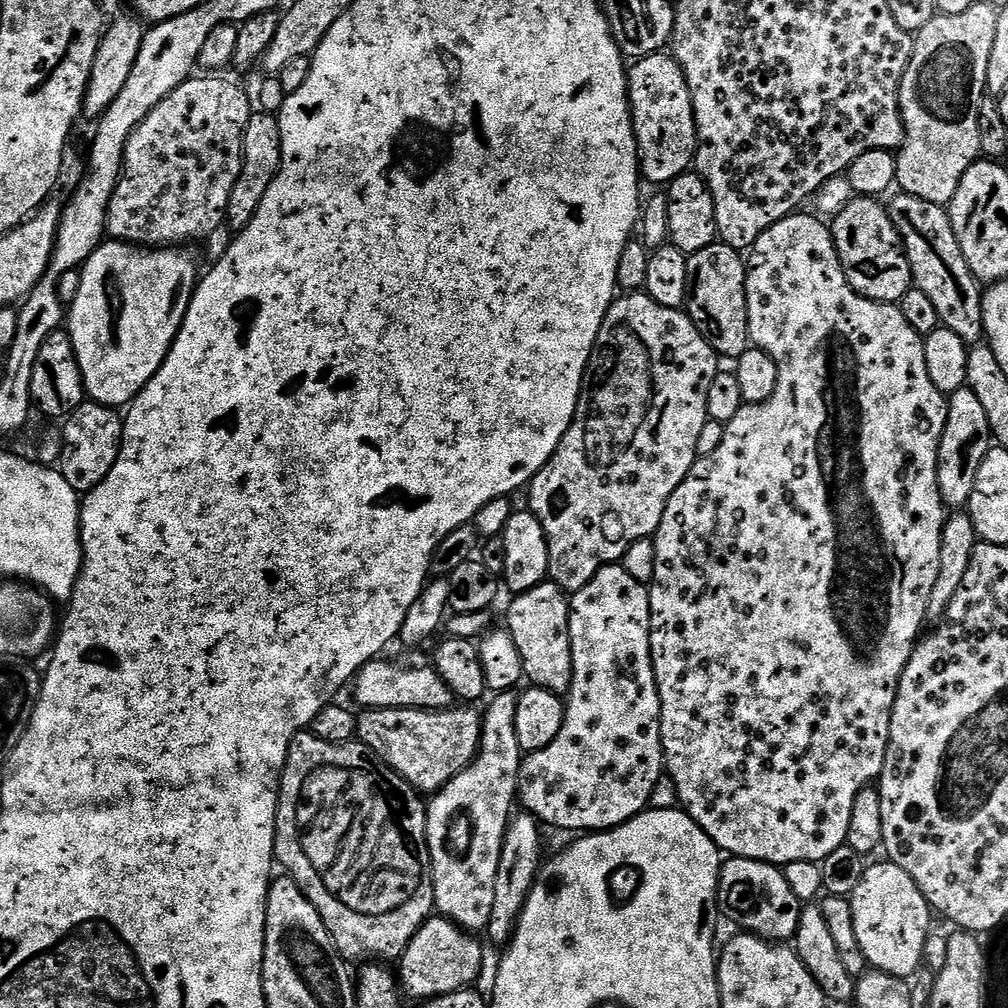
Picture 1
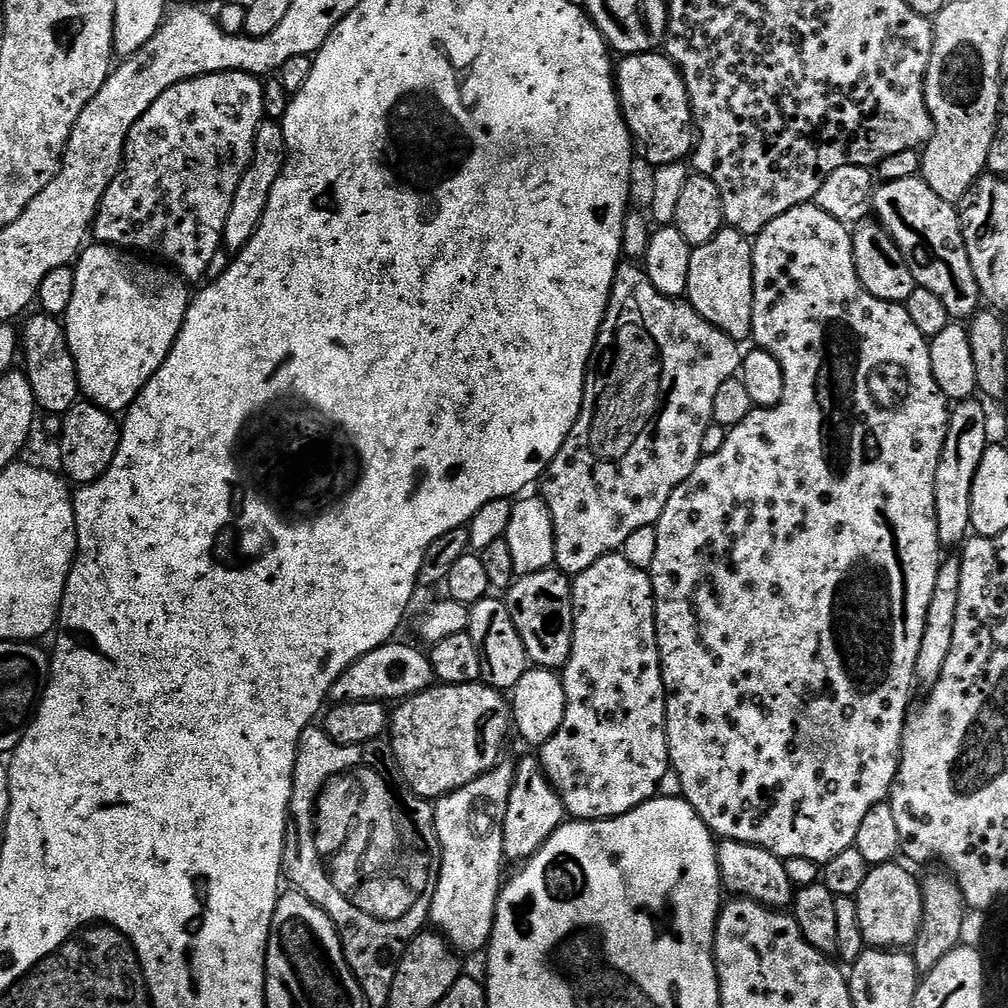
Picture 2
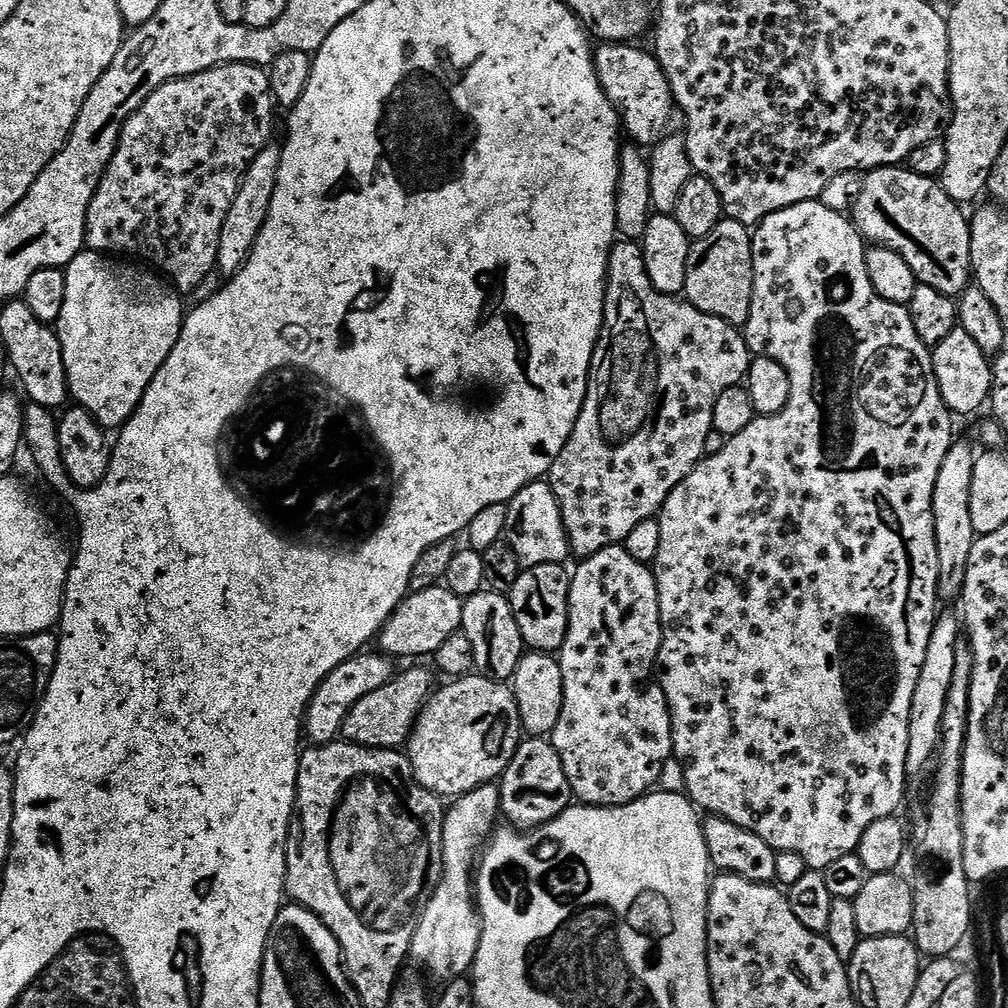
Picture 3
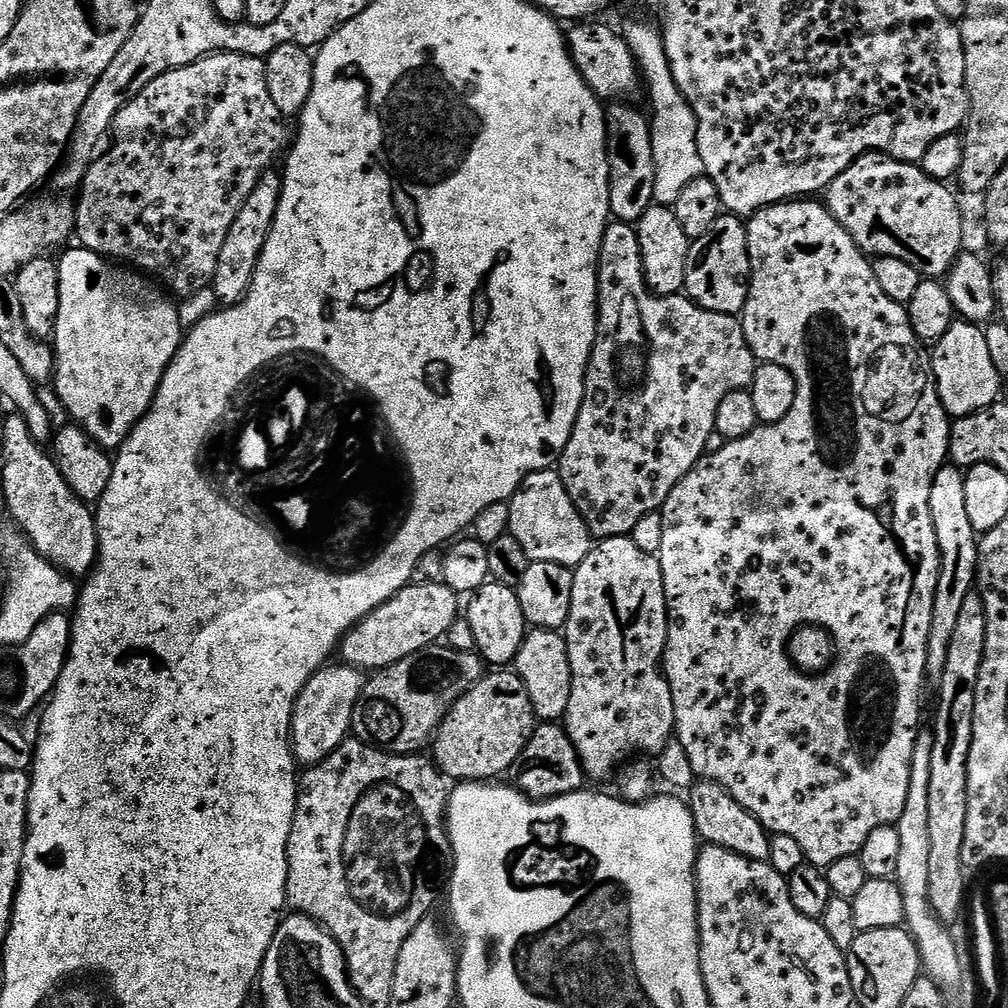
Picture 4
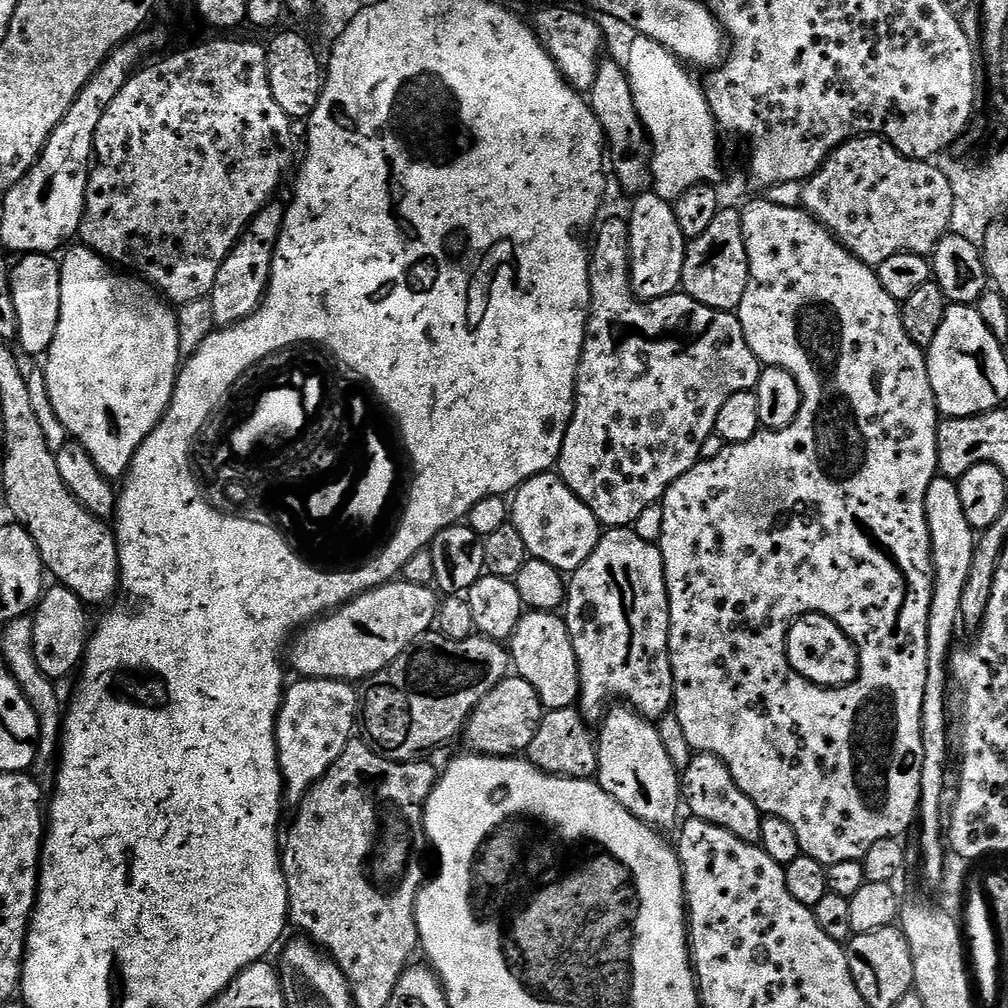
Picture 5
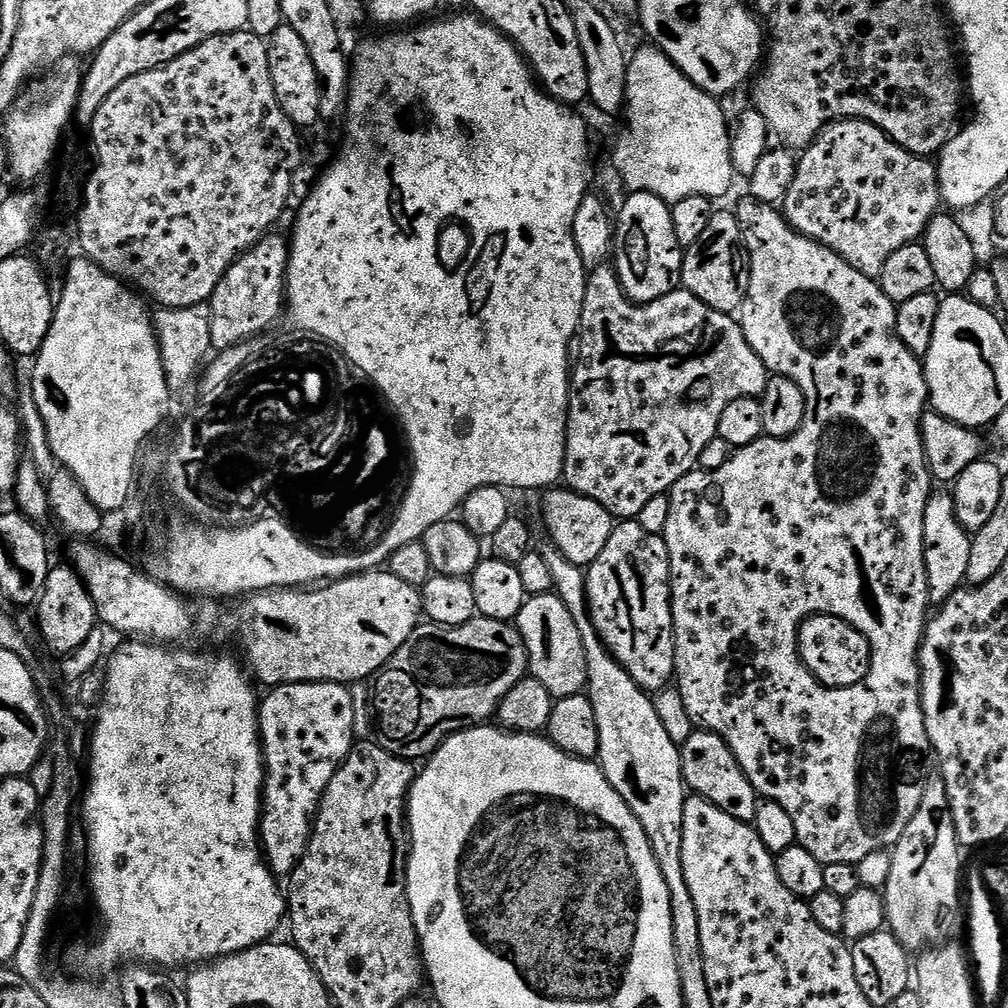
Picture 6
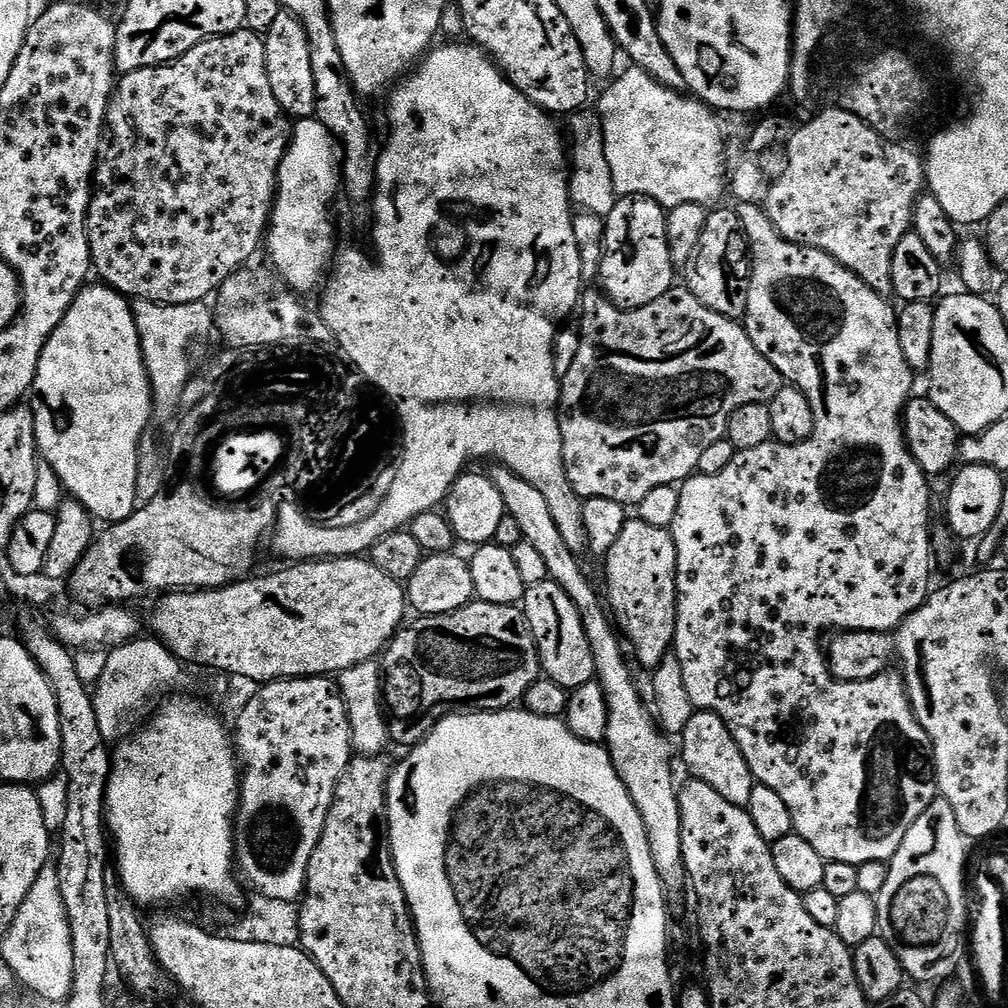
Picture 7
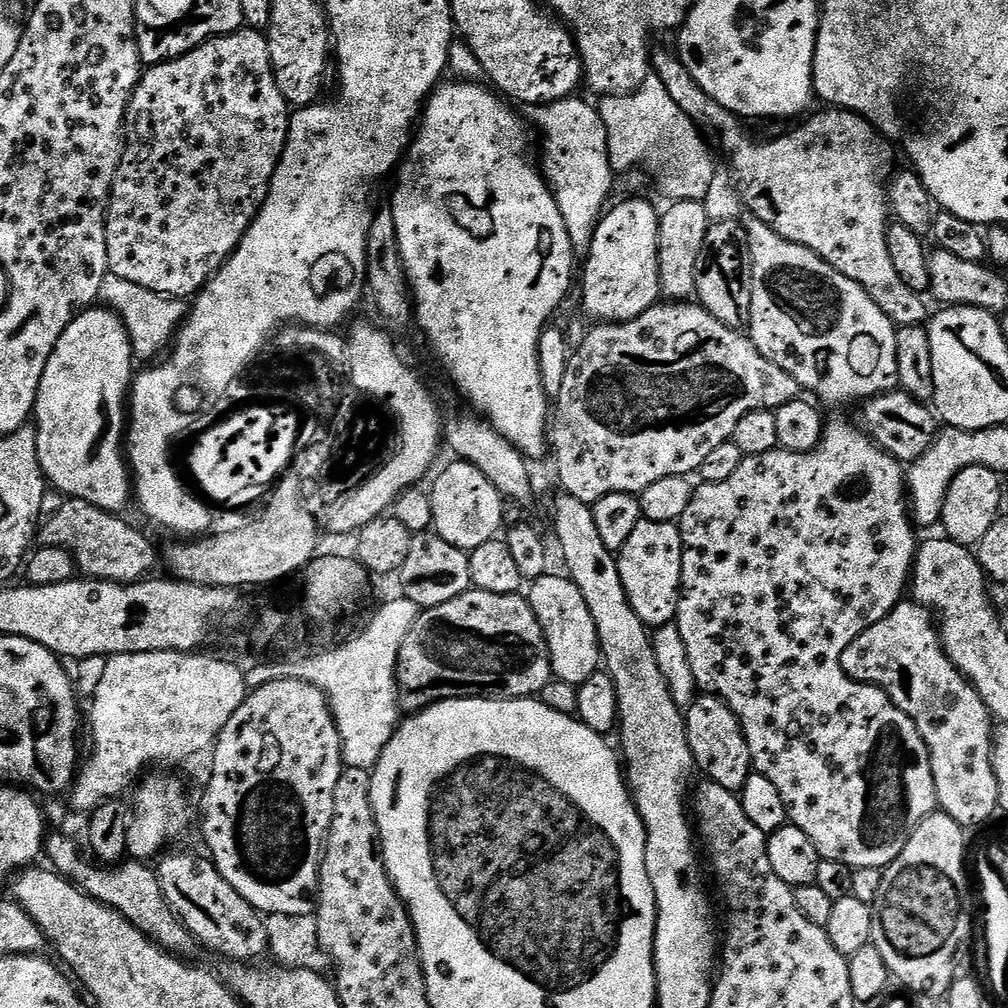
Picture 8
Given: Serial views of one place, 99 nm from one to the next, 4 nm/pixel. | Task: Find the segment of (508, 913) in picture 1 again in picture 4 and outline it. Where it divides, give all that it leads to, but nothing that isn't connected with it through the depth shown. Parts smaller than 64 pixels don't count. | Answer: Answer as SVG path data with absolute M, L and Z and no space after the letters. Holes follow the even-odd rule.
M556 722L537 723L532 737L526 742L522 754L516 759L514 773L516 780L514 786L527 799L553 800L571 792L579 792L585 787L586 777L584 767L580 765L574 744L565 734L563 727Z

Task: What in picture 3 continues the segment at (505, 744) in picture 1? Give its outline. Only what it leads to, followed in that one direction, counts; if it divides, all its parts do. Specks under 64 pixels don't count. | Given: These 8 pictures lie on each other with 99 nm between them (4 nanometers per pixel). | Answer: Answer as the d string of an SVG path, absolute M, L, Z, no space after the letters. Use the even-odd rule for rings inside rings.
M495 783L483 784L465 796L455 797L447 805L442 834L444 875L428 897L428 904L420 916L420 926L412 939L410 953L411 959L416 959L429 977L432 975L441 982L467 977L476 960L482 930L480 910L474 895L474 873L486 841L497 827L496 819L499 821L501 816L500 790Z

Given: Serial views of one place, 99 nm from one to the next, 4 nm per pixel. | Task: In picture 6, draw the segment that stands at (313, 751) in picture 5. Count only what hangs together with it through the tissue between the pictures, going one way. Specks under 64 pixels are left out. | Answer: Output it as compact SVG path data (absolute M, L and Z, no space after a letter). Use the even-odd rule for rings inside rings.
M277 684L269 692L258 704L264 753L260 846L273 873L287 878L308 845L312 821L330 778L352 752L355 710L352 693L343 684Z

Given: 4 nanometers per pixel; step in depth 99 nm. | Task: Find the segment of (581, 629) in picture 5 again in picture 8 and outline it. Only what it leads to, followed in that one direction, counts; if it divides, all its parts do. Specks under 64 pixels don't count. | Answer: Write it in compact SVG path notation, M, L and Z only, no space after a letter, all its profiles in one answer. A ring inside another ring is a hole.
M641 518L638 526L634 526L634 534L626 538L626 546L620 548L616 561L618 574L622 574L622 586L626 586L626 598L630 598L634 614L638 614L649 629L665 628L676 619L683 557L684 543L679 523L650 522Z

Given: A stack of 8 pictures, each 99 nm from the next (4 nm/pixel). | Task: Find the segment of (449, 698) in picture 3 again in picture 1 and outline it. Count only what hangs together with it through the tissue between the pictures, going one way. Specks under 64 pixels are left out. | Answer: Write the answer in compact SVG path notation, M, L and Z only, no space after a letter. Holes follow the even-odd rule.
M453 706L443 710L370 708L359 713L356 736L359 743L374 750L382 762L389 764L417 792L435 794L472 765L472 759L480 749L482 716L472 708L475 707Z

